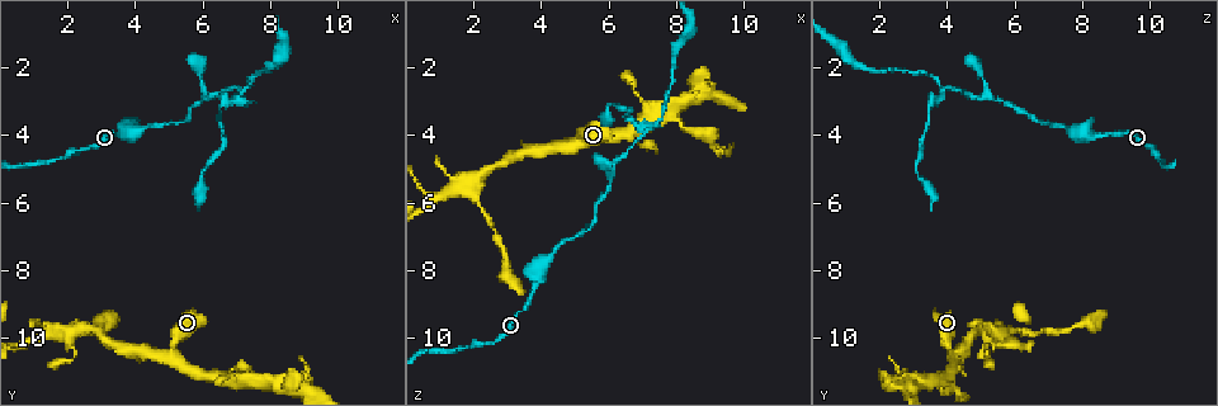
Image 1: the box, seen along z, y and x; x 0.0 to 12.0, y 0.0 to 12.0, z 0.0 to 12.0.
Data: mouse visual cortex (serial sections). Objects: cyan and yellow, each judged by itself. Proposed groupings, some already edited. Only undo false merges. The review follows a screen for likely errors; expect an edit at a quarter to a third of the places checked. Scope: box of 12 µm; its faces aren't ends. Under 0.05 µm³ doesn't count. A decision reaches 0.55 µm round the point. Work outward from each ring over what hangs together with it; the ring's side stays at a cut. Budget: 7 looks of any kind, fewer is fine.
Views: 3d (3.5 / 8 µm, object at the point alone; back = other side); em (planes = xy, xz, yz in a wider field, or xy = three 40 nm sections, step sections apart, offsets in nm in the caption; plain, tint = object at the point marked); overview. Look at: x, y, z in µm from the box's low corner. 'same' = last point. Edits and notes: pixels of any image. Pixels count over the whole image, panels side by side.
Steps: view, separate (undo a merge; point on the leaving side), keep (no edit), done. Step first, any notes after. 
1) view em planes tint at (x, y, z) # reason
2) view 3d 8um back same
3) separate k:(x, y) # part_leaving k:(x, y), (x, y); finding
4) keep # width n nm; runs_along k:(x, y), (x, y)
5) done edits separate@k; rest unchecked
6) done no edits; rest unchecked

view 3d 3.5um at (3.9, 4.0, 8.3) # calibre changes

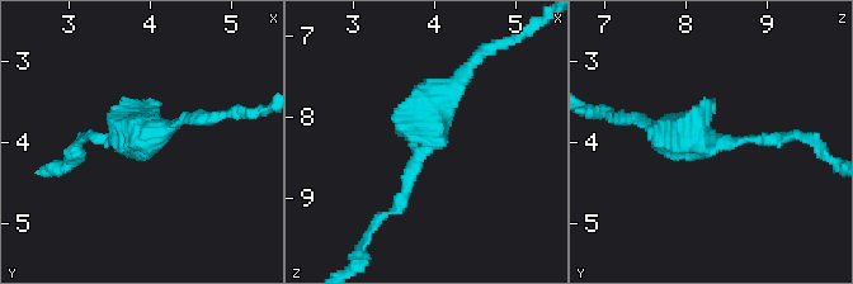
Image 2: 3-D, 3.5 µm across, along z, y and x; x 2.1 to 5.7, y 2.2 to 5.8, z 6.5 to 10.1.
view em xy step 1 tint at (3.95, 3.95, 8.25) # arm_widths 150, 250 nm

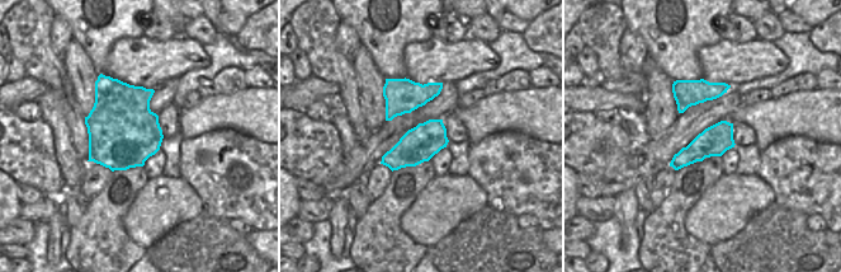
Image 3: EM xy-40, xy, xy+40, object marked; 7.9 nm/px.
keep # continuous, no second cell

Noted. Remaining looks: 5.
view 3d 3.5um at (6.9, 2.6, 4.0) # three arms meet

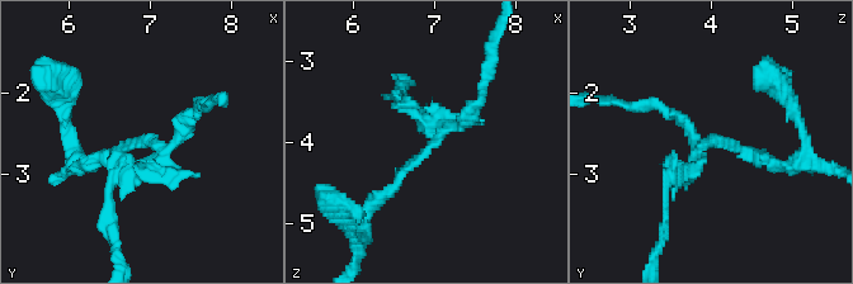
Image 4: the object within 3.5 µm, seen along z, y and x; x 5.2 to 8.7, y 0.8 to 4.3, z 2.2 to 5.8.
view em xy step 1 tint at (7.00, 2.65, 4.00) # need the tissue

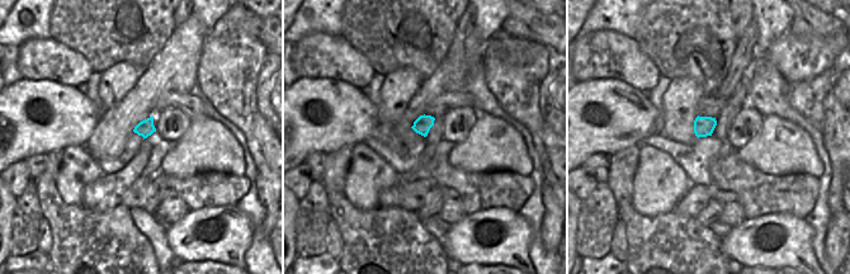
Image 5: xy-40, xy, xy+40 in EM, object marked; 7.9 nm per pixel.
separate 4:(127, 161) # part_leaving 4:(156, 155), (113, 181), (117, 244); a second cell is stuck on

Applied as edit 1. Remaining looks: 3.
view 3d 3.5um at (5.0, 10.5, 4.2) # side arm on a straight run

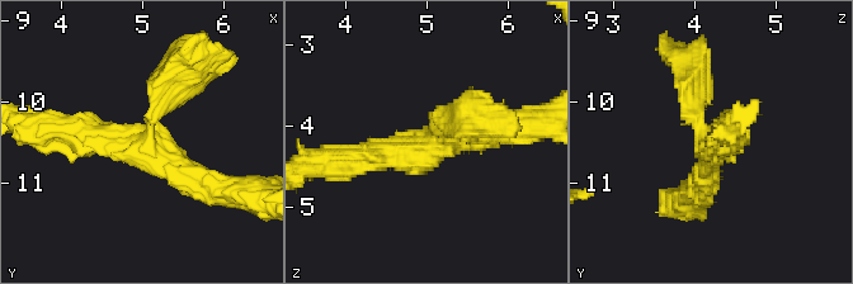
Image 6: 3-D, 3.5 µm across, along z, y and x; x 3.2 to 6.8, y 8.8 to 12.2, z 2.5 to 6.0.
view em xy step 5 tint at (5.10, 10.50, 4.25) # arms 3; arm_widths 300, 350, 350 nm; shape alone is not enough

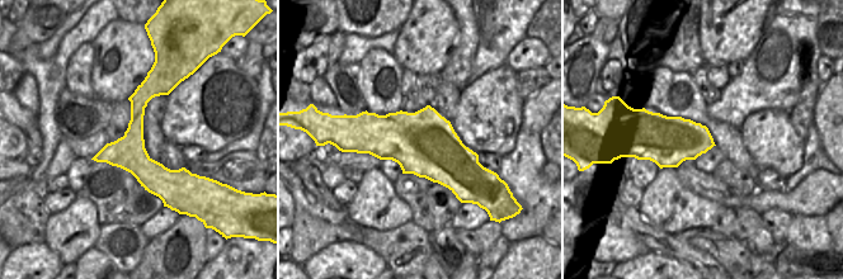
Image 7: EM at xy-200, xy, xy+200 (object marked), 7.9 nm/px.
keep # runs_along 6:(178, 70), (147, 141), (213, 188); continuous, no second cell

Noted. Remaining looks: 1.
done edits separate@4; rest unchecked

